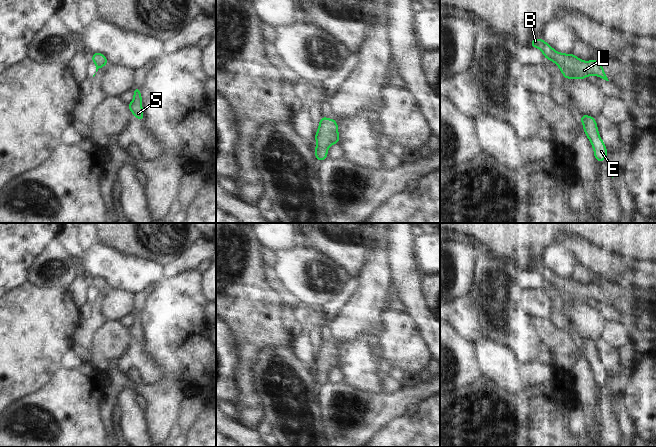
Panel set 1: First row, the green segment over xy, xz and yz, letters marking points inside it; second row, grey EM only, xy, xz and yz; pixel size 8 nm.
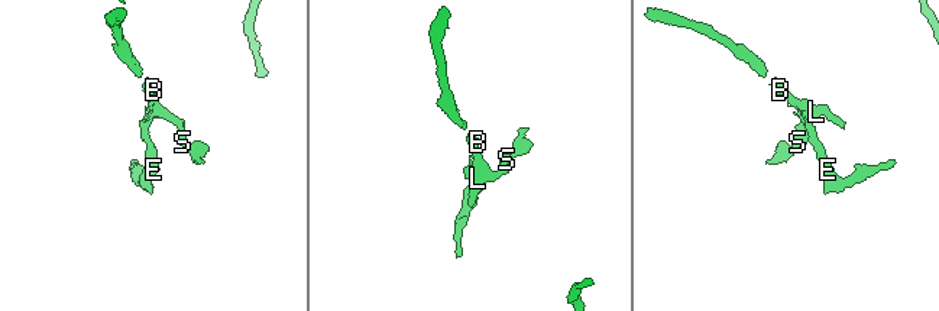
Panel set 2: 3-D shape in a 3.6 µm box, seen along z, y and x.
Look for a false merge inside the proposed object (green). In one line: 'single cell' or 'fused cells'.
fused cells

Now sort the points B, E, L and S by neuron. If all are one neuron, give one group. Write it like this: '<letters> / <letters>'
B L S / E

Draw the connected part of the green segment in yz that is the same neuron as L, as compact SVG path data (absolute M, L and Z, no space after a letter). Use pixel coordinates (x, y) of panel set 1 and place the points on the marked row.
M533 38L529 47L537 47L544 56L548 57L552 62L561 67L565 72L571 74L576 79L586 79L589 75L598 76L609 81L601 63L598 60L582 61L575 55L563 54L555 51L544 39Z

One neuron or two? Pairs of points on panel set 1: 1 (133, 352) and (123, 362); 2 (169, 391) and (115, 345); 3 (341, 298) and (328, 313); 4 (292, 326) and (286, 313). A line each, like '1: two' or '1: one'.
1: one
2: two
3: one
4: one

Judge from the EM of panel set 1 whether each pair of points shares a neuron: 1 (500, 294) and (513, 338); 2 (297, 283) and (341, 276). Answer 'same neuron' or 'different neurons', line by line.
1: same neuron
2: same neuron

